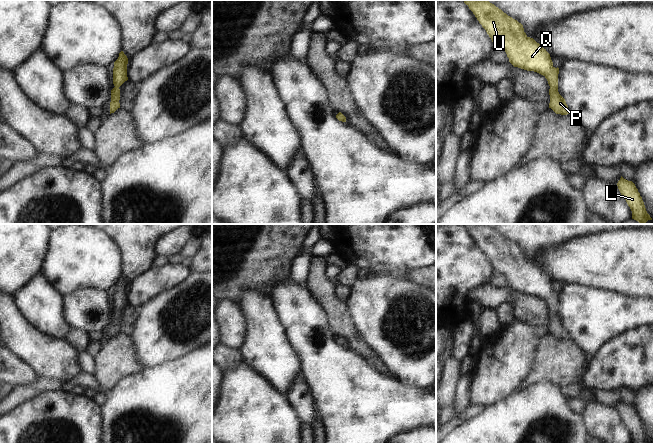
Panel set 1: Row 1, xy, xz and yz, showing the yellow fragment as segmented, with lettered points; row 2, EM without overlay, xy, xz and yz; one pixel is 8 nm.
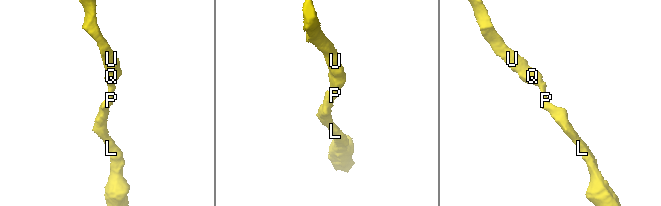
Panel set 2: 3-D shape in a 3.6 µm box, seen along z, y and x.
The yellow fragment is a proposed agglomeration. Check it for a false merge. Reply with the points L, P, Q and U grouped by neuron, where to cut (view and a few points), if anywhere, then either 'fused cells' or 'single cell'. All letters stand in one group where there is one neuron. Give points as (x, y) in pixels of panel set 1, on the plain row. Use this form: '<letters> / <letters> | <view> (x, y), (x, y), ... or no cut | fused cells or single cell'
L P Q U | no cut | single cell

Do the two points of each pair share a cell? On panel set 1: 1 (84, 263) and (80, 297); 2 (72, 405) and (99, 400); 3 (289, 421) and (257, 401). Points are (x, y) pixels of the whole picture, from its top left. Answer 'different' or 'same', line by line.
1: different
2: different
3: same

